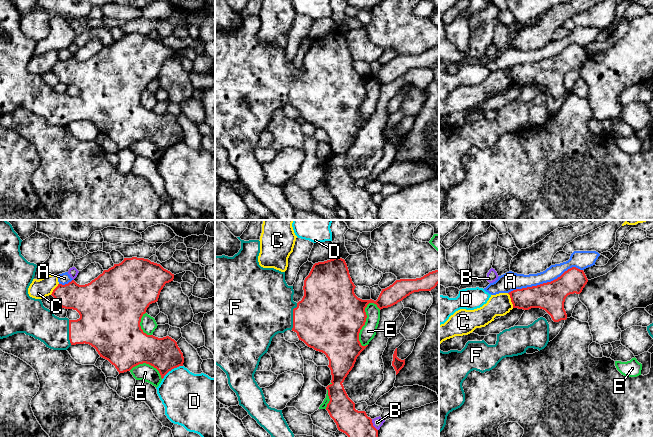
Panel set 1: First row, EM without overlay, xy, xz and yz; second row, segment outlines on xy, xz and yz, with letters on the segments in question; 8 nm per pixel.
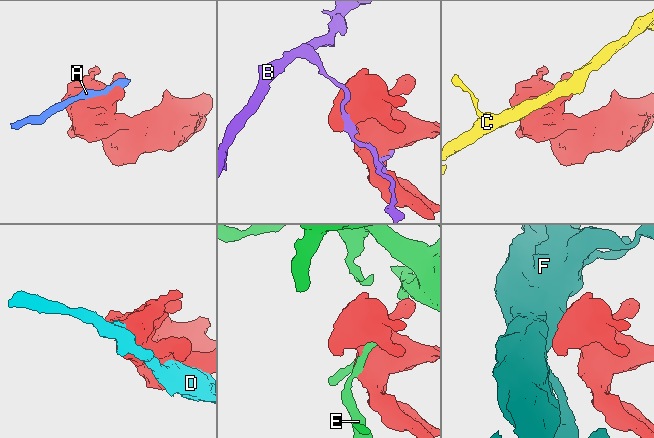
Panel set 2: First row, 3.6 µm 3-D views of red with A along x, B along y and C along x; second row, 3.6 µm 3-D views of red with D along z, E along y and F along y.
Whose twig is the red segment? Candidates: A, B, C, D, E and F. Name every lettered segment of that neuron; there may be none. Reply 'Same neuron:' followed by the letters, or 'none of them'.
Same neuron: F

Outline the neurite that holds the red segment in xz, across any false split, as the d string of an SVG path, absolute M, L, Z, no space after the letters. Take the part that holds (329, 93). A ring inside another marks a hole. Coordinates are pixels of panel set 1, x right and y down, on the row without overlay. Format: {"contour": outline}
{"contour": "M237 13L237 14L241 17L241 25L239 26L237 30L235 30L233 33L228 33L225 31L215 32L215 140L219 142L226 149L227 154L228 154L228 160L230 164L236 169L238 173L239 181L242 182L248 188L248 190L252 194L254 194L257 197L257 199L271 211L272 214L276 216L278 220L296 220L294 210L290 206L286 196L284 195L282 186L271 184L266 179L262 164L258 162L254 154L254 150L258 144L260 135L265 129L267 129L268 124L271 120L272 114L278 109L284 109L287 106L292 106L297 109L299 116L303 117L308 123L313 124L316 127L324 129L329 136L328 143L331 146L332 156L331 156L331 160L326 163L326 165L328 166L328 172L330 175L329 179L327 180L326 186L328 187L330 193L336 199L338 206L345 209L348 212L348 218L350 218L351 220L380 220L378 217L378 206L373 202L372 195L367 192L365 187L358 187L355 185L355 179L348 173L344 165L344 162L342 160L345 154L347 153L347 151L349 150L349 148L354 143L357 133L368 122L368 121L362 122L359 117L360 106L365 101L366 94L367 94L365 84L367 83L369 79L374 79L381 86L383 84L388 84L388 83L391 83L397 80L398 78L402 77L404 74L406 74L407 72L409 72L410 70L414 68L431 67L439 59L439 45L429 48L428 50L424 51L421 54L396 56L389 63L382 65L376 77L372 75L362 76L358 74L354 69L354 65L356 62L352 58L352 55L350 53L349 46L348 46L345 36L339 33L335 33L333 35L330 35L324 38L318 38L313 41L309 51L304 56L304 62L303 62L304 72L301 77L296 79L293 77L293 71L294 71L293 62L288 62L285 57L285 48L281 48L274 44L263 44L259 41L258 32L260 29L260 17L259 16L244 17L244 16L241 16L240 13Z"}

